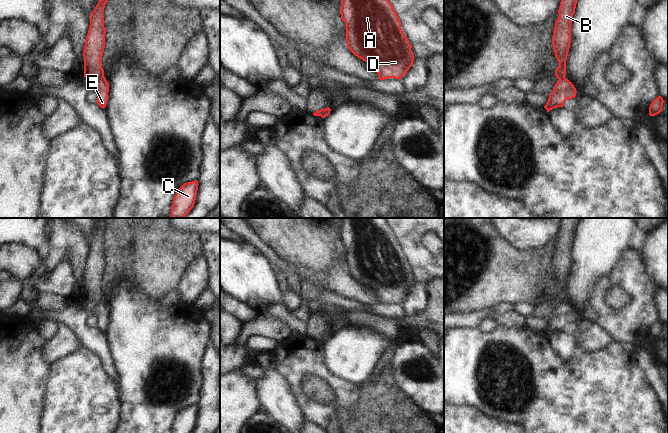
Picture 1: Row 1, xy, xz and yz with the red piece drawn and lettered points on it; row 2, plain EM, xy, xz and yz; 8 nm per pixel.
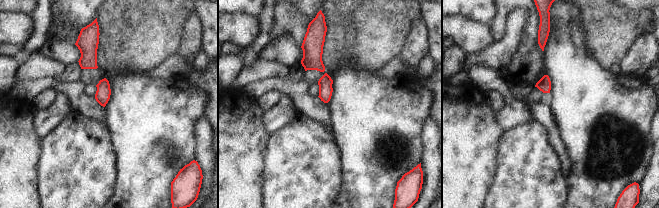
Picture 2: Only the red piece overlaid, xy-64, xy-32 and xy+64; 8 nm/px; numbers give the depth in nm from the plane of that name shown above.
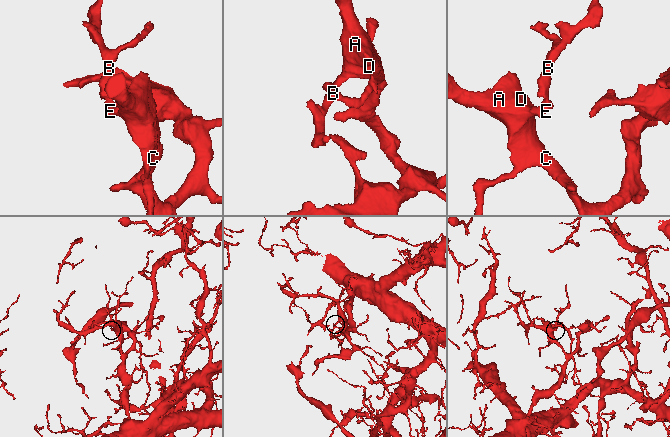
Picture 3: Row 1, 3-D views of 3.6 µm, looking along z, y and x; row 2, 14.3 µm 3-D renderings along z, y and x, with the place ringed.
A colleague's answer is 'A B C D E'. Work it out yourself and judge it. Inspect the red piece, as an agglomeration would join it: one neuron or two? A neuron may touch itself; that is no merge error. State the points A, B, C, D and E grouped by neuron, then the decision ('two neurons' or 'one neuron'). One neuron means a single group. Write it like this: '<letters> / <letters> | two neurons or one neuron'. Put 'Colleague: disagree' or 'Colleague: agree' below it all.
A C D E / B | two neurons
Colleague: disagree

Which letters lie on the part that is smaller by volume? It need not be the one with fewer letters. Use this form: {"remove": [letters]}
{"remove": ["B"]}

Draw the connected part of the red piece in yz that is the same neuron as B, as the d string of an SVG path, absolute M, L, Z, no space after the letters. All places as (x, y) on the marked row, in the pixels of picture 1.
M561 0L558 10L558 19L555 21L555 27L552 36L553 50L559 62L555 71L555 76L560 80L565 78L566 60L571 43L572 18L578 0Z

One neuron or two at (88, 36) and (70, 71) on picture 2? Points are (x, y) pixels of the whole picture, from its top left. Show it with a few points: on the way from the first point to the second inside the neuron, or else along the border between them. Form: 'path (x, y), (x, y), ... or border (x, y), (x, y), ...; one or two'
border (78, 61), (80, 80); two

